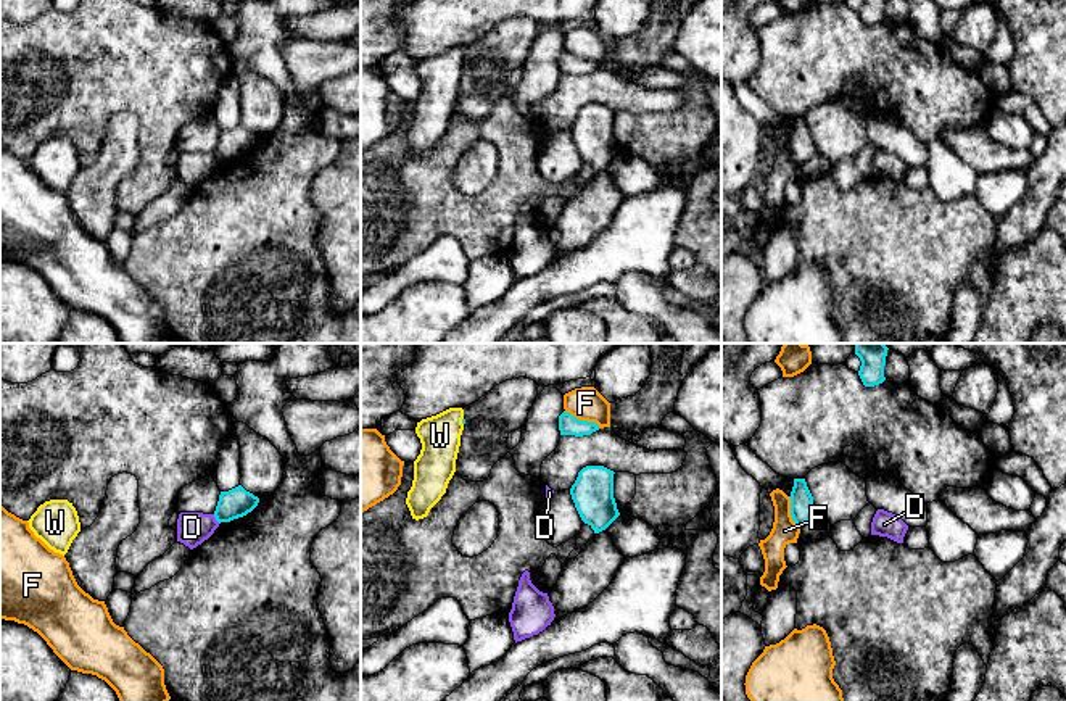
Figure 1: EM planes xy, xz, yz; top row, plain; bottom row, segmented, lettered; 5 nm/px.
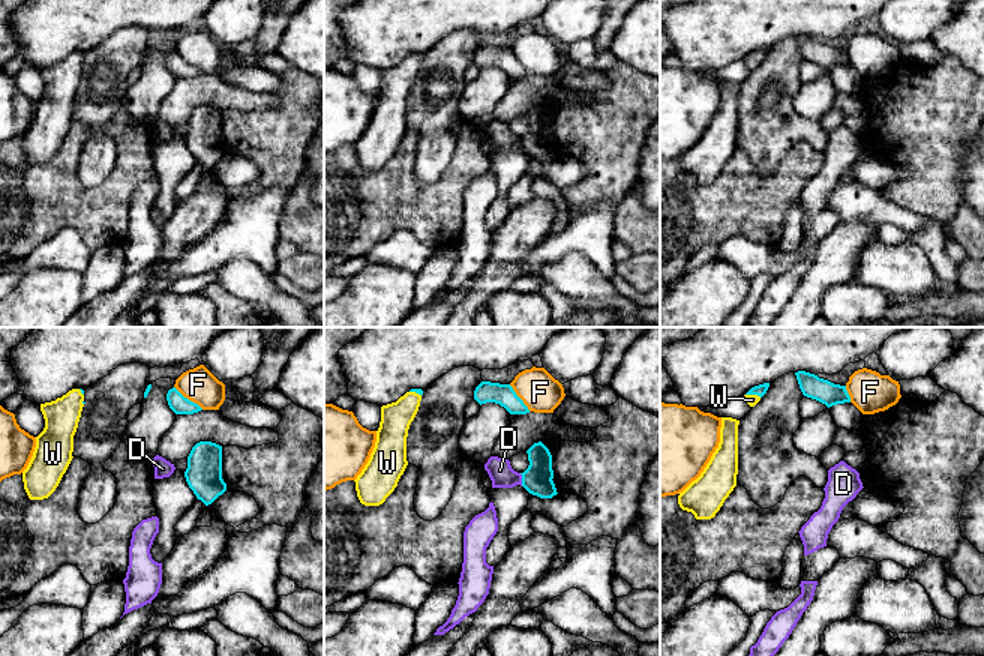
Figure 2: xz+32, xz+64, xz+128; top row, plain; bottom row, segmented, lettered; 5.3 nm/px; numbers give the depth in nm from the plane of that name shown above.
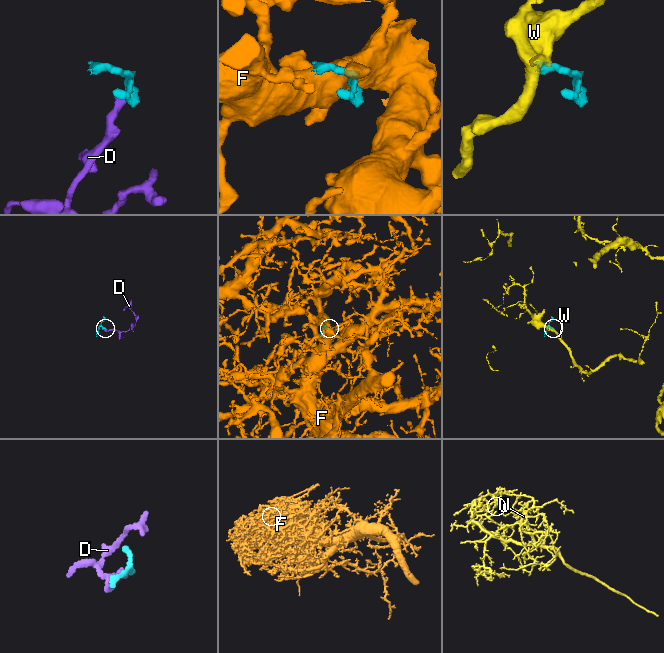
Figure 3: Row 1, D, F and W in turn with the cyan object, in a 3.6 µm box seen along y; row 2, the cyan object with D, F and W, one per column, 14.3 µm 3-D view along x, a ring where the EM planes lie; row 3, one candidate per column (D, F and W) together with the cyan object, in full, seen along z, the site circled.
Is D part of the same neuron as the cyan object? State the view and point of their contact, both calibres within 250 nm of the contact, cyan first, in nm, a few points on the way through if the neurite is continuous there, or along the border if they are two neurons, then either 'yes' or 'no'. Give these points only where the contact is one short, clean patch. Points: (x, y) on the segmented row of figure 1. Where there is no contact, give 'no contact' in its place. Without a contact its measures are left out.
meets cyan in xy at (216, 519); 150 nm thick on the cyan side, 160 nm on the other; border along xy (213, 514), (219, 522); no

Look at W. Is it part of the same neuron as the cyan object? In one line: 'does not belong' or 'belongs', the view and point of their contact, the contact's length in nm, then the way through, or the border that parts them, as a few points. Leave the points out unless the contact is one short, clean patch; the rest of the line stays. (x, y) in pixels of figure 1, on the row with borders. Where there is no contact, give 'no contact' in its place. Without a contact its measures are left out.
belongs; meets cyan in xz at (462, 421); contact 40 nm long; runs through xz (462, 419), (462, 421), (454, 421), (440, 435)

